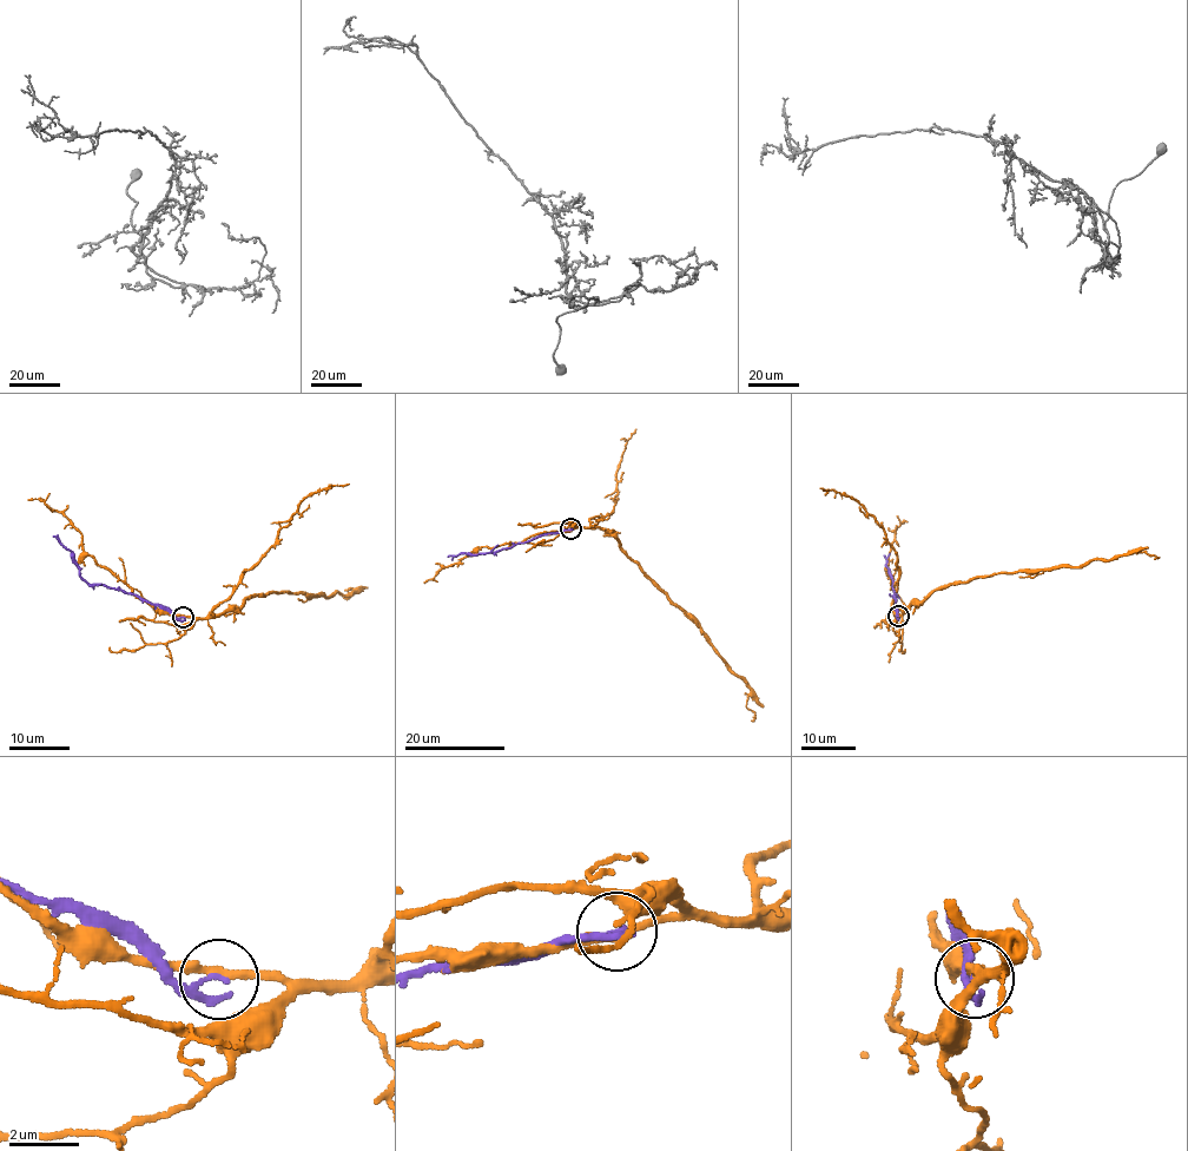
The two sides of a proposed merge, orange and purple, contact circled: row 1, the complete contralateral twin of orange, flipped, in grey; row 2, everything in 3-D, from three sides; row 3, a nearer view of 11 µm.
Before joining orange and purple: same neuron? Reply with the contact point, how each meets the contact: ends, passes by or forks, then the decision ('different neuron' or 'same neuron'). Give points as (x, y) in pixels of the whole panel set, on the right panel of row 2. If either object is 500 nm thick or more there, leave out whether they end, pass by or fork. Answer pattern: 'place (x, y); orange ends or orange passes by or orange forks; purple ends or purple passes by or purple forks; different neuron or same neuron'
place (898, 616); orange passes by; purple passes by; different neuron

